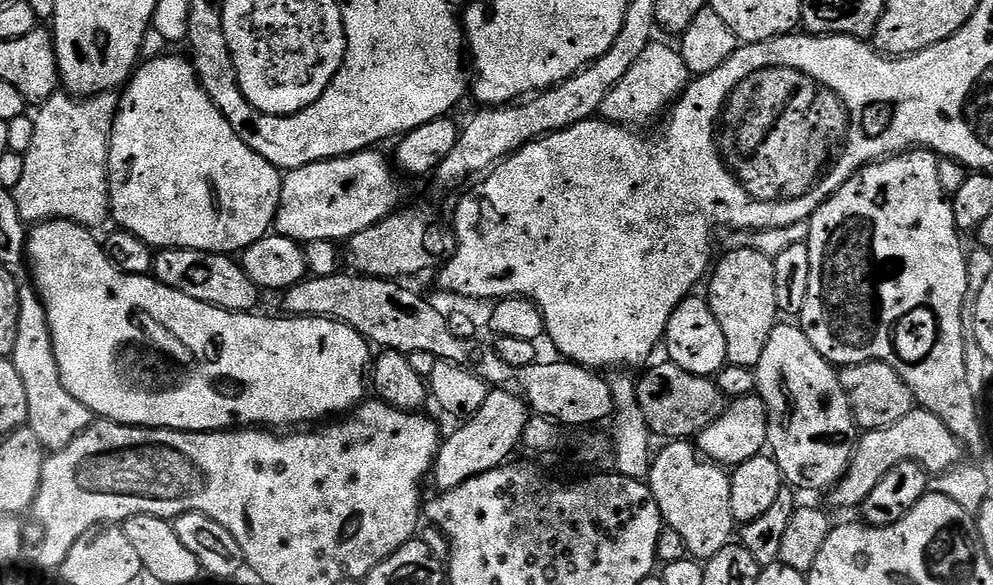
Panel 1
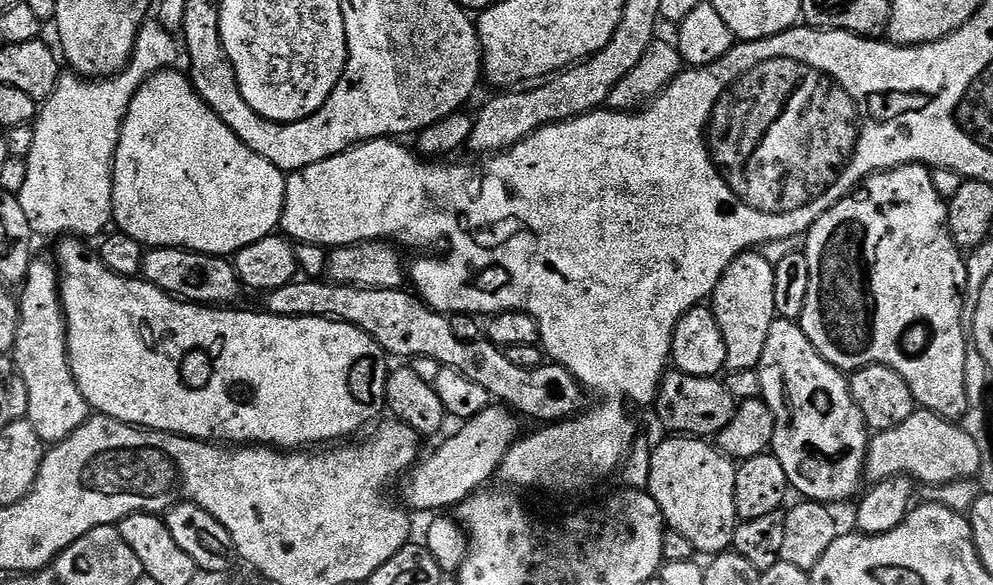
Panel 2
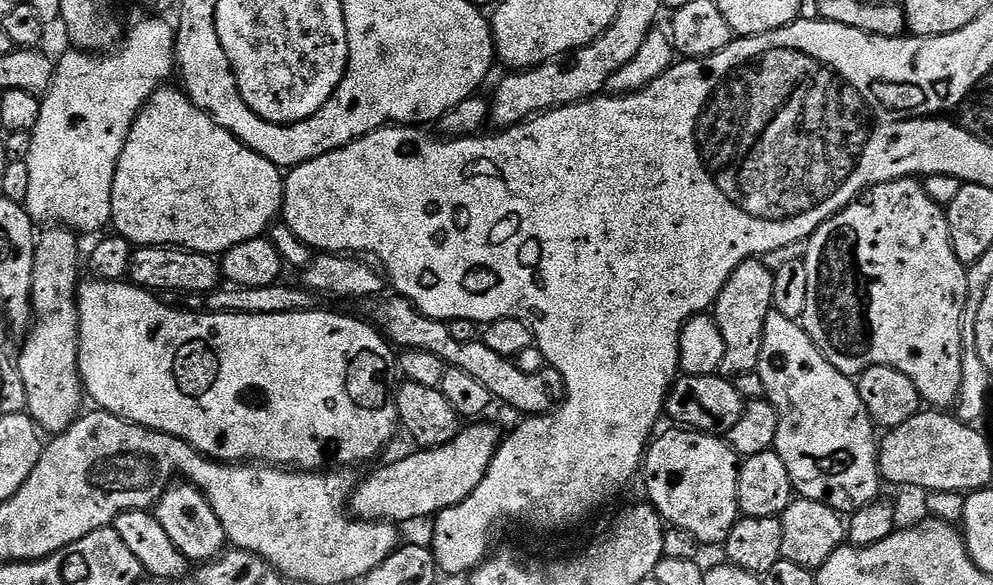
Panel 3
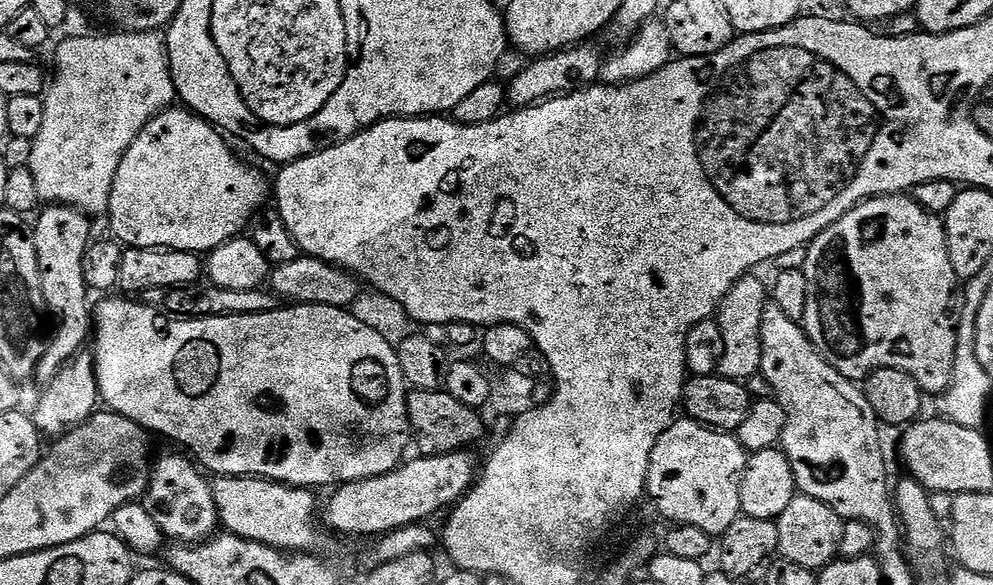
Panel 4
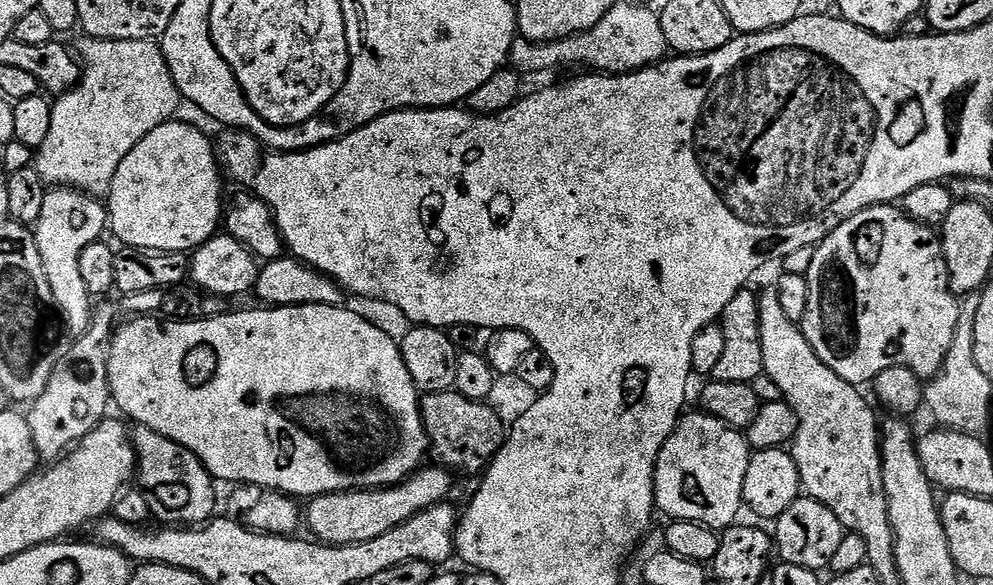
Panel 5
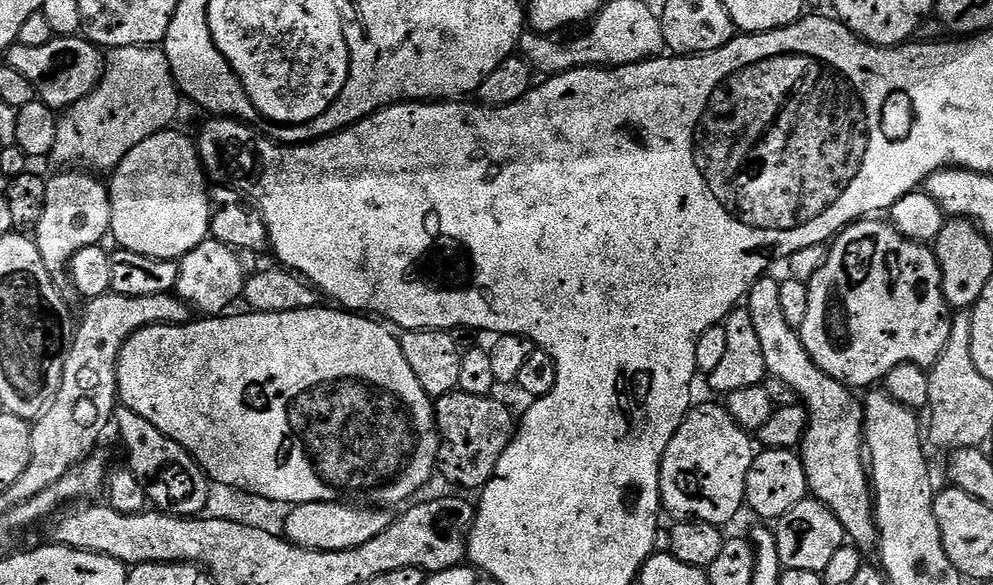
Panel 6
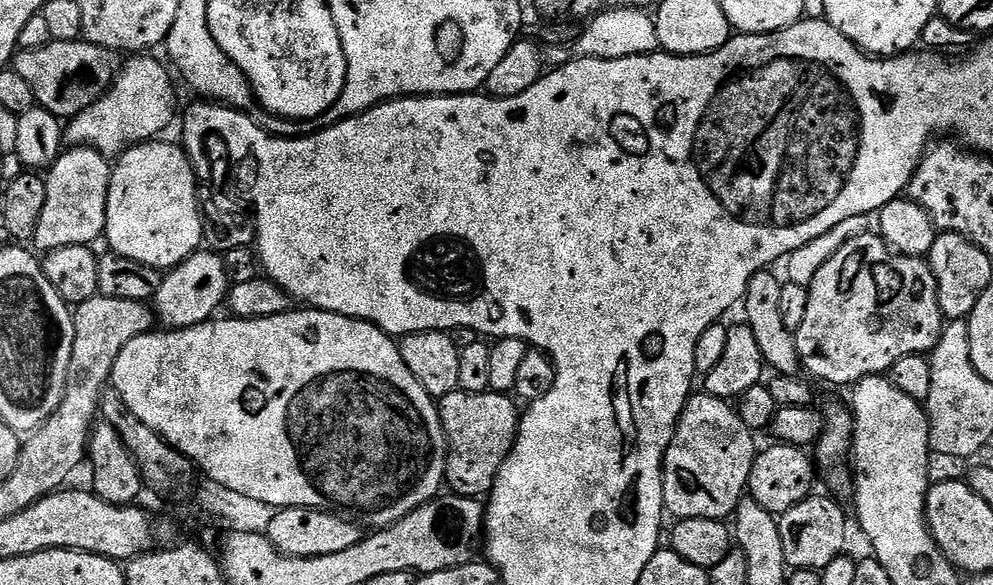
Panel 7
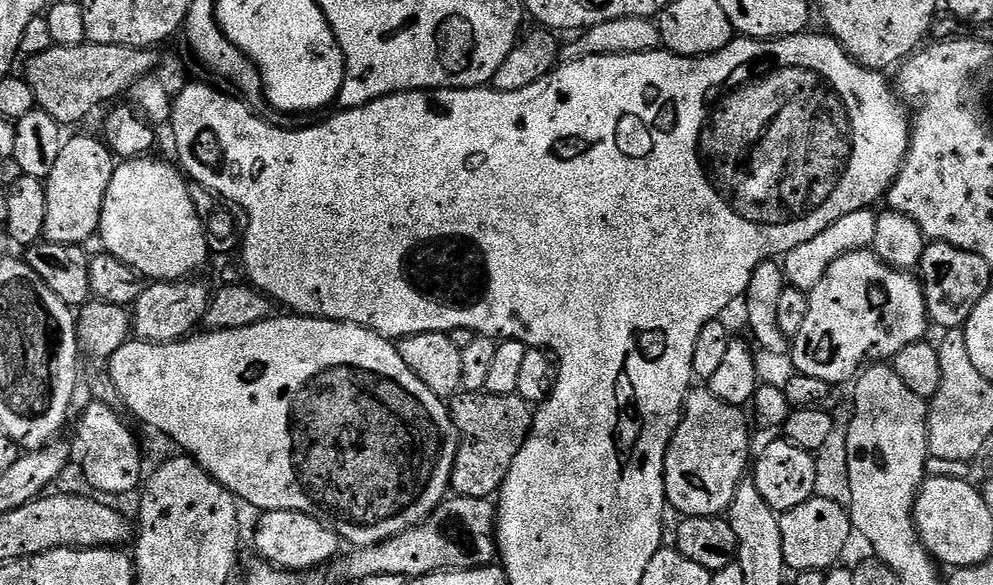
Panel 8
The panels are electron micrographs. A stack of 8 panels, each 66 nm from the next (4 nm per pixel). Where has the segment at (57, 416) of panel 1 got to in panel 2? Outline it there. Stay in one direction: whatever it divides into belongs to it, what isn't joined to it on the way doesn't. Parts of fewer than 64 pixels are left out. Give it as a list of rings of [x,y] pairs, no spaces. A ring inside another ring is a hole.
[[[33,255],[26,278],[23,284],[19,285],[20,321],[10,355],[16,363],[22,382],[26,382],[26,394],[30,398],[26,418],[30,426],[38,430],[38,438],[42,438],[45,445],[51,446],[60,444],[70,438],[74,430],[81,428],[90,418],[90,409],[82,390],[78,390],[78,382],[74,378],[68,357],[68,320],[64,316],[64,303],[60,297],[60,269],[57,261],[51,255],[48,256]]]

